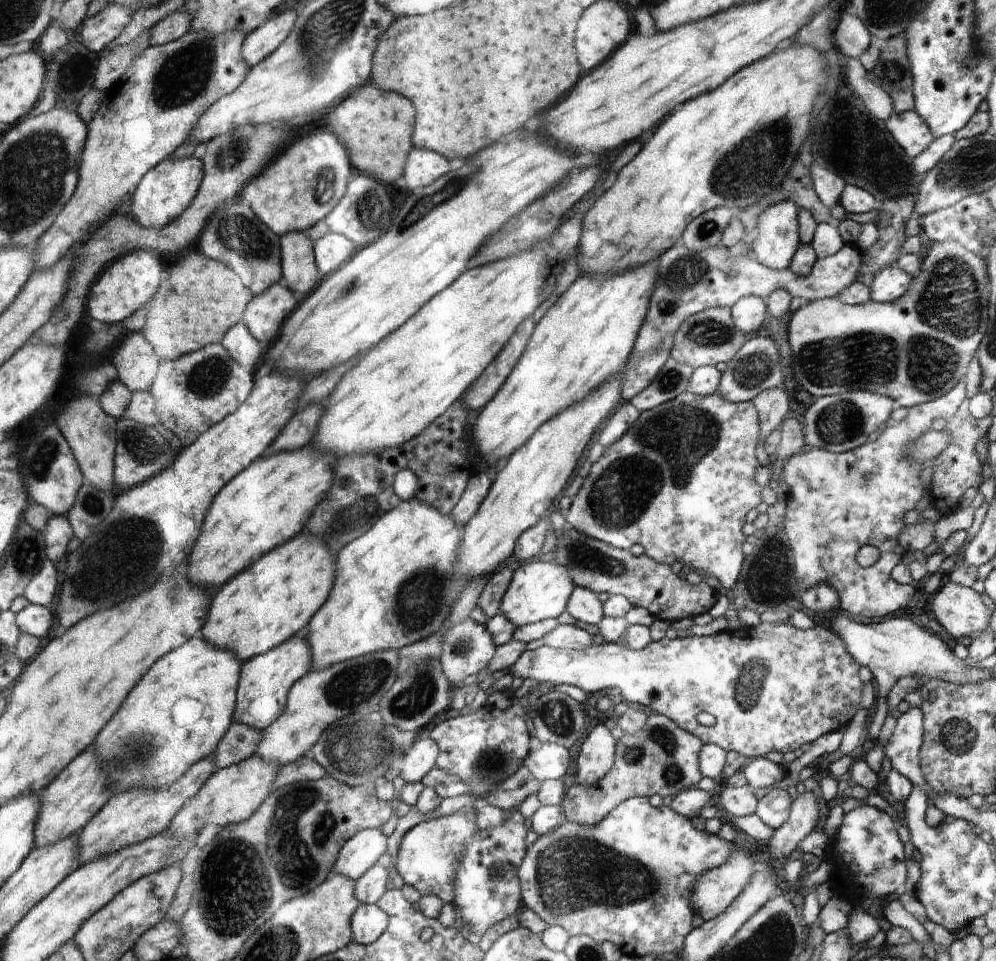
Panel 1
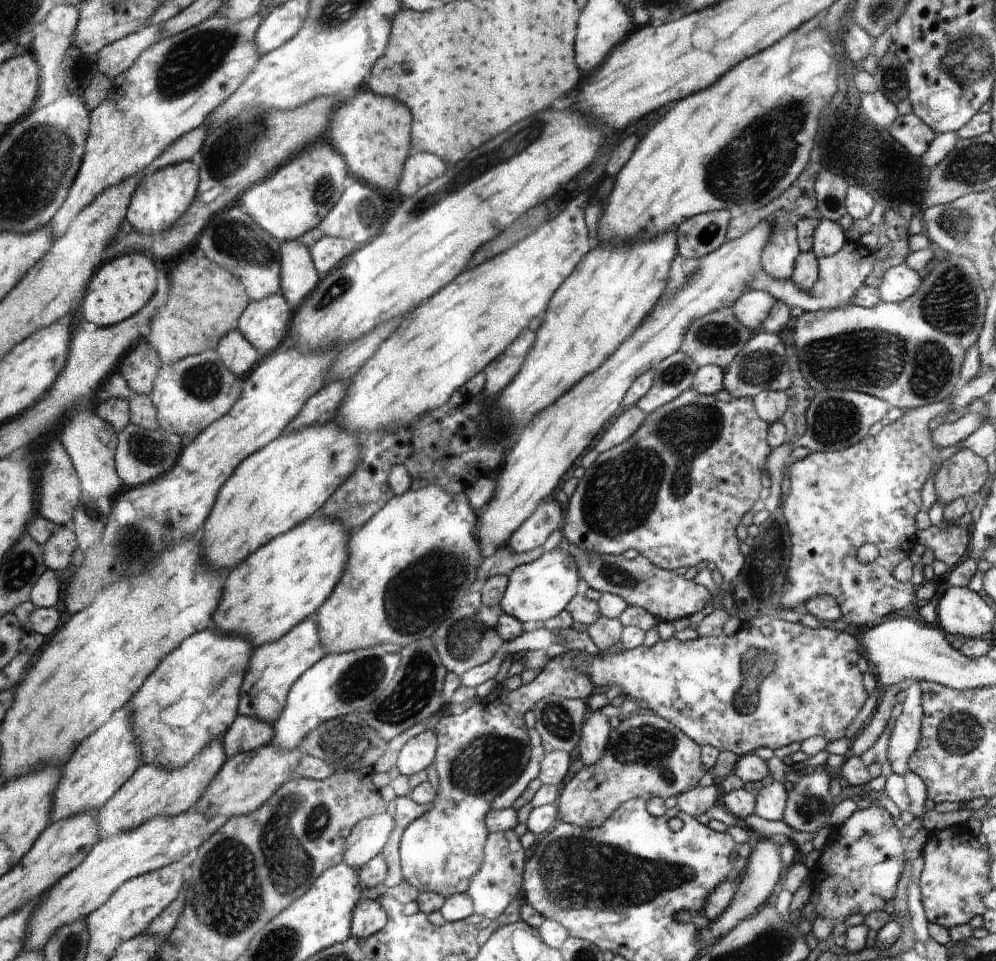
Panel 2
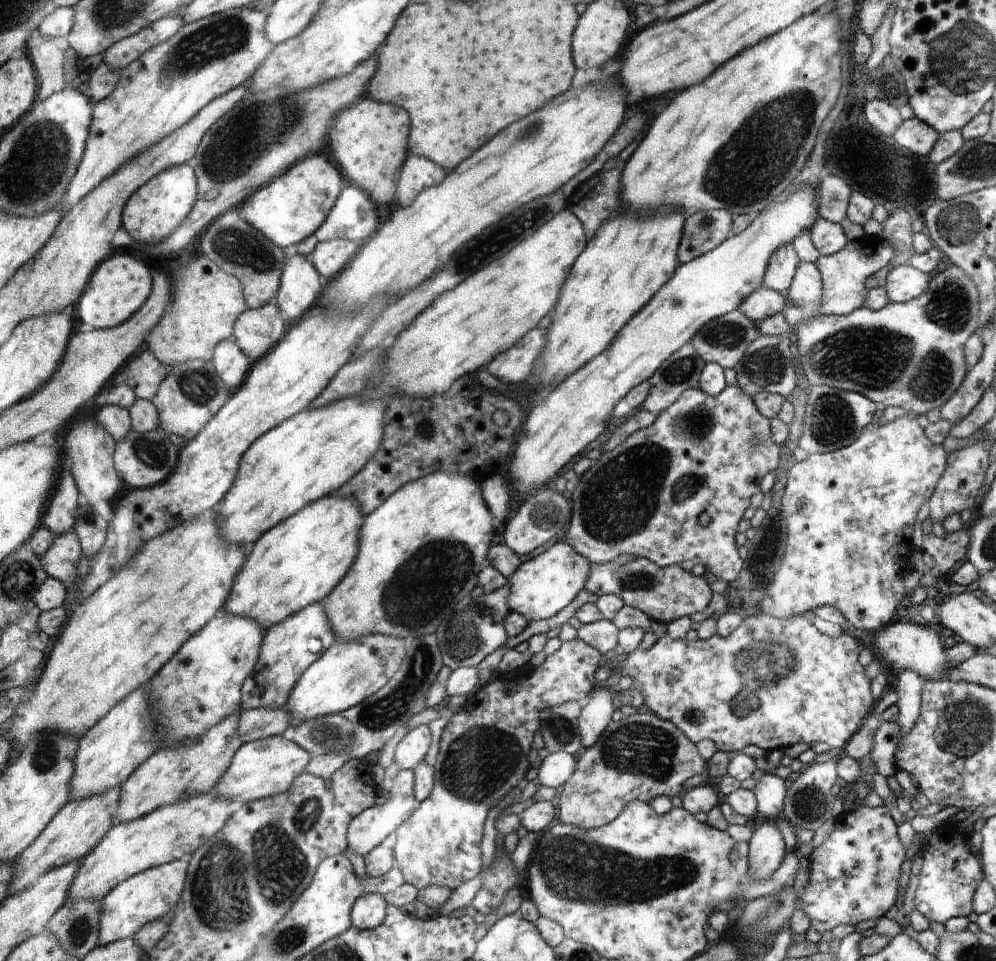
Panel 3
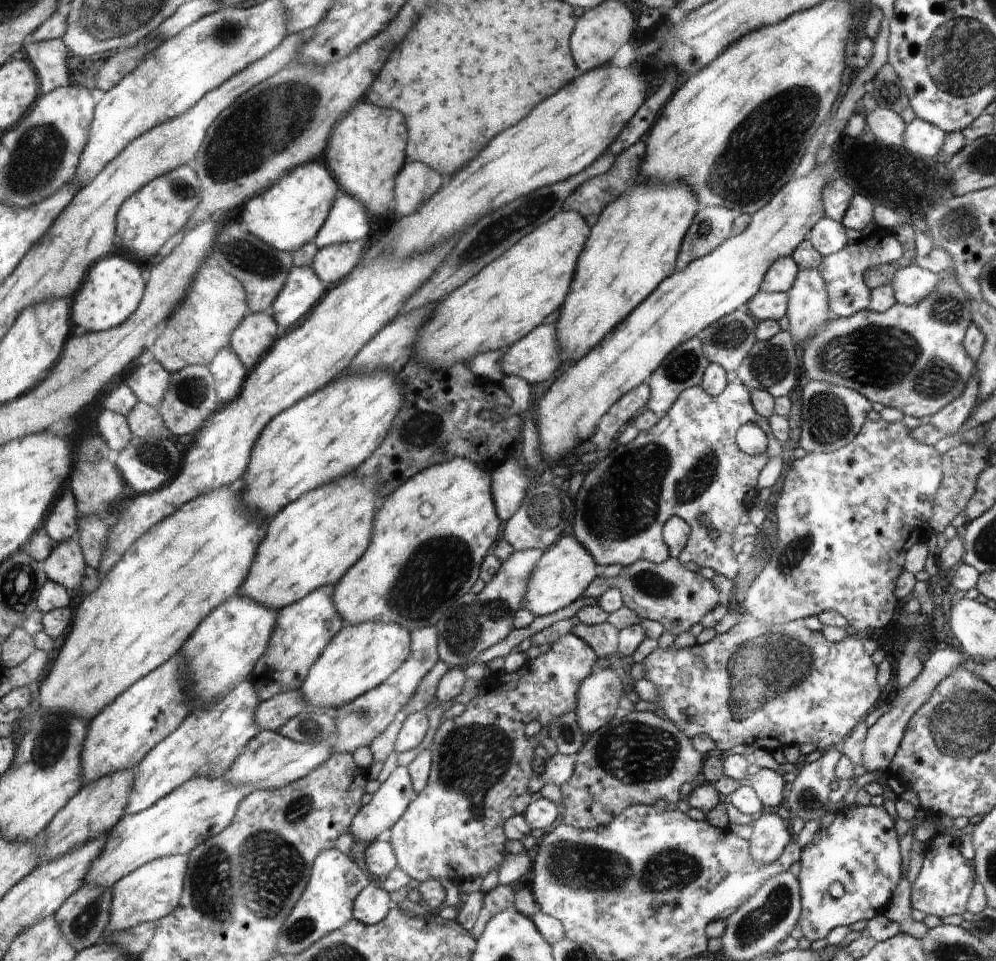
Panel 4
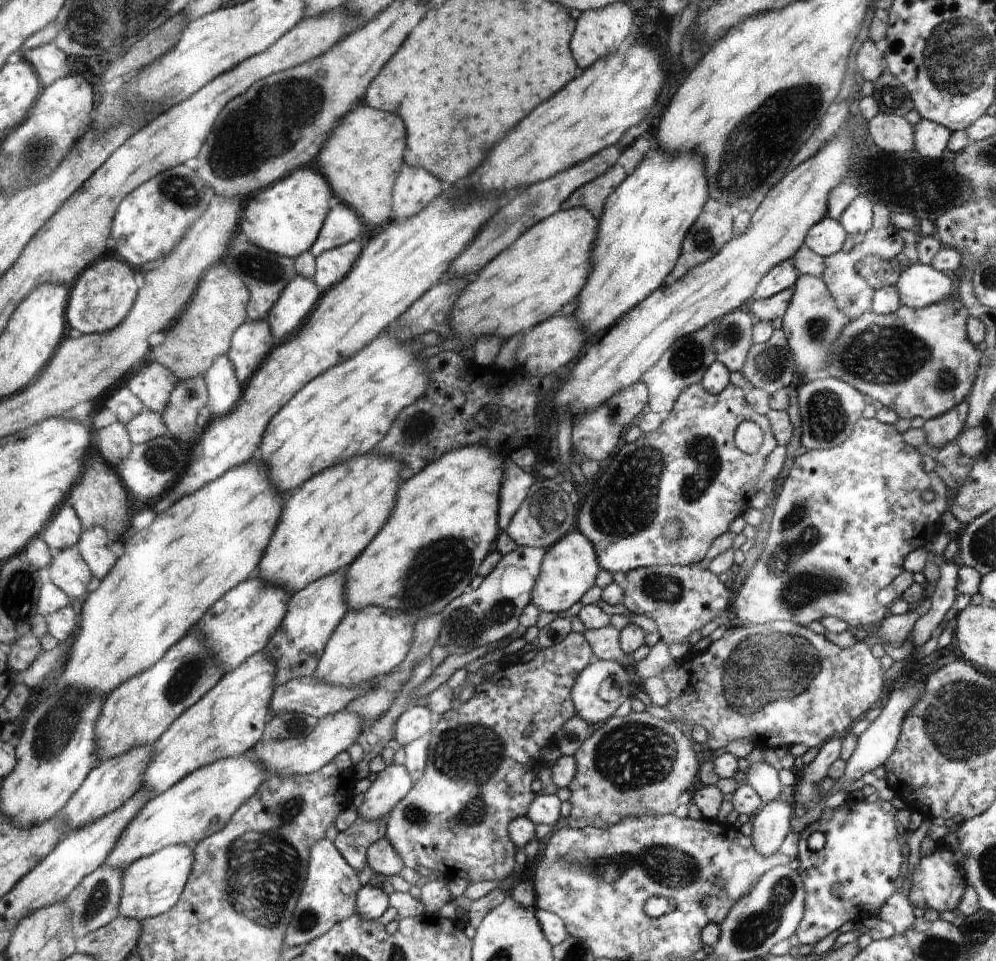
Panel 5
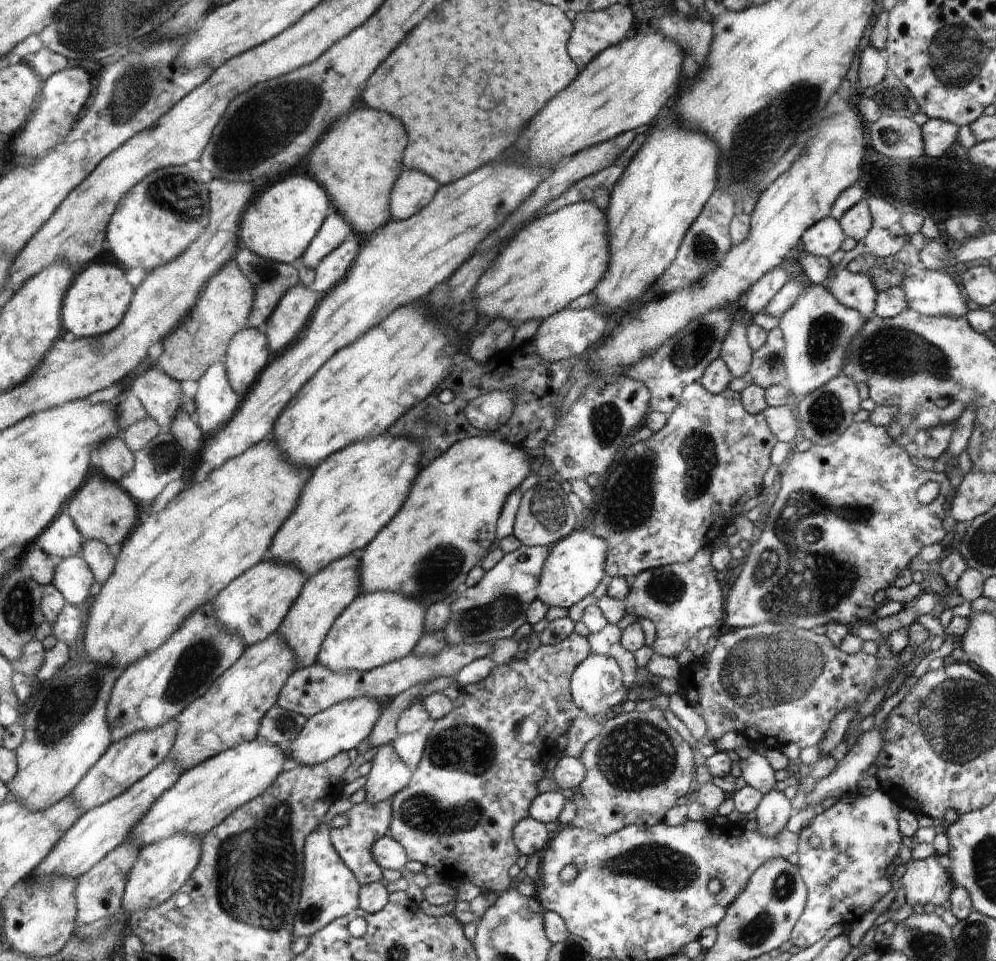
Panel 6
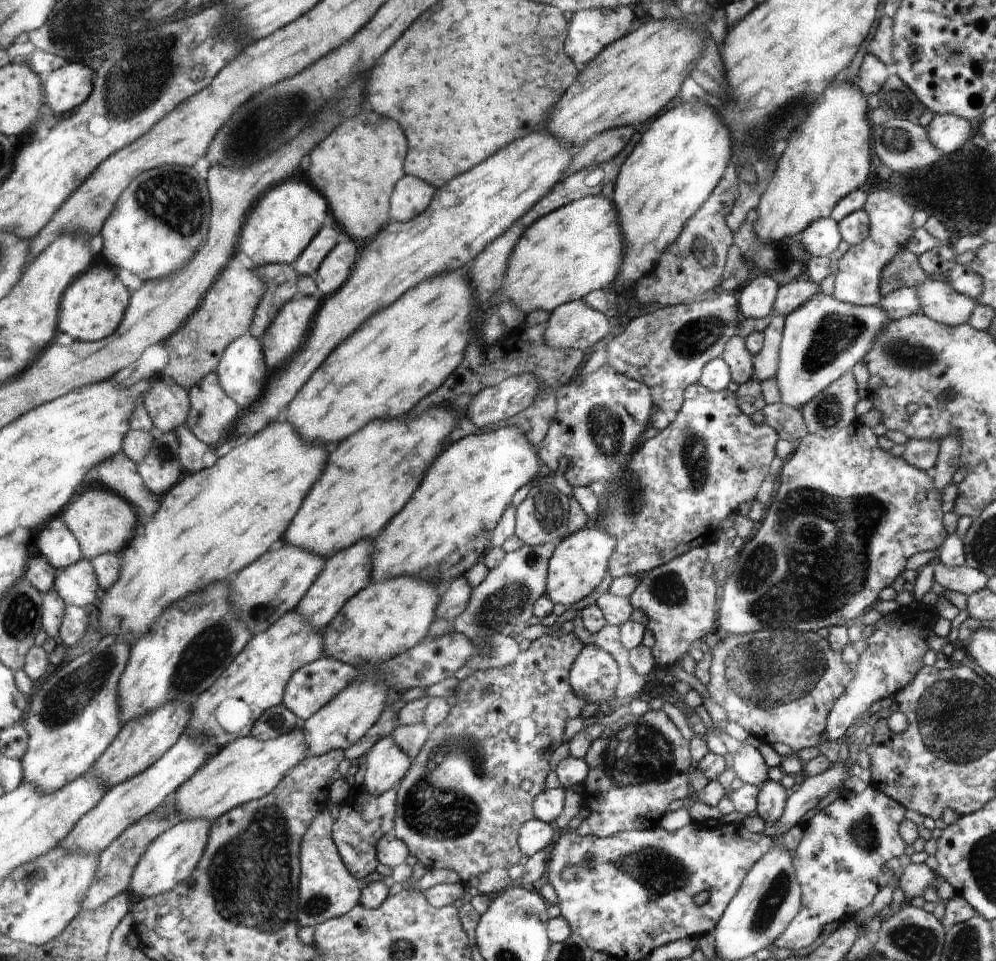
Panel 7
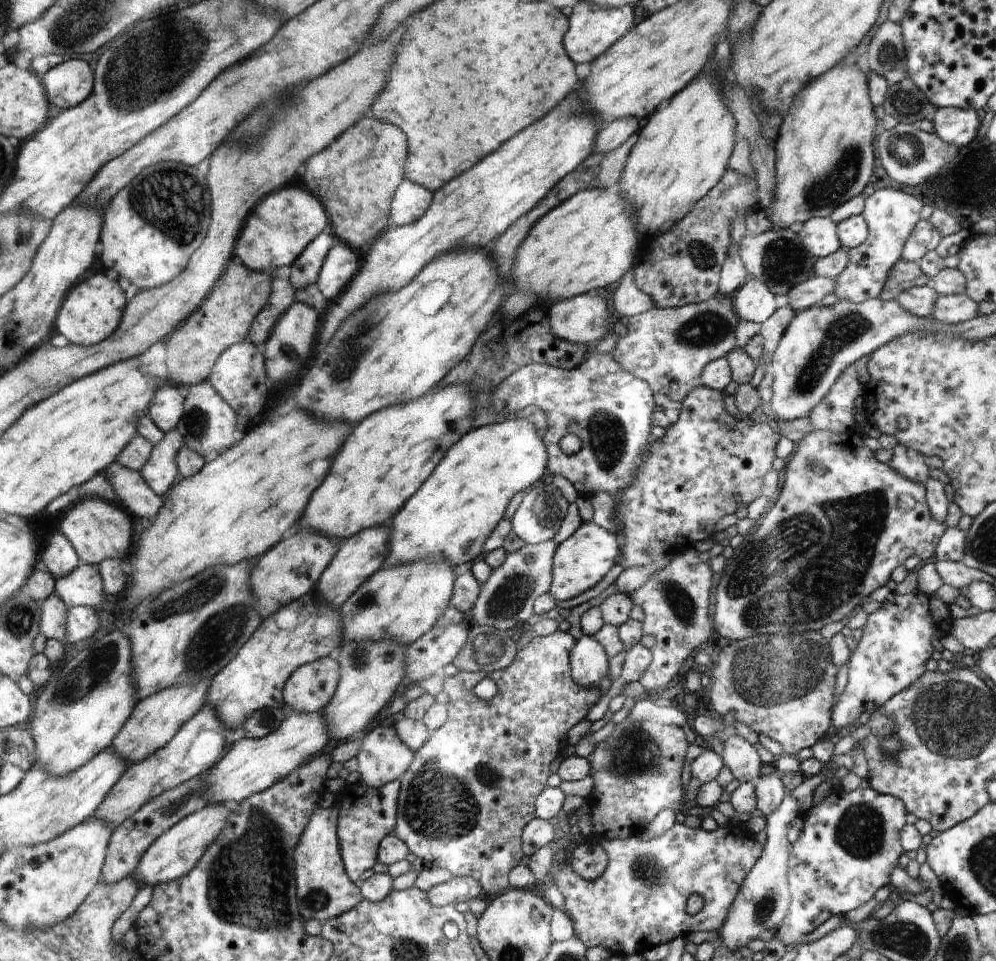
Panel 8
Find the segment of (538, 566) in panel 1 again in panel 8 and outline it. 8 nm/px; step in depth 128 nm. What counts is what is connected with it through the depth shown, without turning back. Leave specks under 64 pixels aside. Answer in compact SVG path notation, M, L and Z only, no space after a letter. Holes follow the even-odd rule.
M583 522L576 532L564 542L558 544L554 556L554 572L548 593L555 602L564 602L574 596L582 594L600 582L600 578L606 576L606 572L614 566L621 553L614 533L606 532L606 529L592 522Z

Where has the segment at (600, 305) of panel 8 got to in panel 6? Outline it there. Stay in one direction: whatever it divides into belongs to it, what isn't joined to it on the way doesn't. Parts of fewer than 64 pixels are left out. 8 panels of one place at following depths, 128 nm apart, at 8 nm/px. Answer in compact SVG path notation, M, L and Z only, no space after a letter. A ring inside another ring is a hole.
M559 310L551 317L541 321L536 334L530 340L536 354L548 363L569 359L570 356L580 356L590 344L594 344L605 332L607 322L595 310Z

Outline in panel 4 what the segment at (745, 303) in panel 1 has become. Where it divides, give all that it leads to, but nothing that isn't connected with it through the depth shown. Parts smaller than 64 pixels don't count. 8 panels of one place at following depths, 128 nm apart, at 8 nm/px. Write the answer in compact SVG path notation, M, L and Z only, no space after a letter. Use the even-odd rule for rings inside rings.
M761 290L746 304L744 309L757 321L779 321L787 315L788 304L790 300L787 293Z

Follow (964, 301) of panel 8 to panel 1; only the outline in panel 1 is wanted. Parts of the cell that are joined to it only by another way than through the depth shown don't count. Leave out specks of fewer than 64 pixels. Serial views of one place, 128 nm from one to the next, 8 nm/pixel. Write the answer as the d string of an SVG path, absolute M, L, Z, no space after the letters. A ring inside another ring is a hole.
M890 266L882 269L869 286L871 300L887 303L900 298L908 290L912 277L898 267Z

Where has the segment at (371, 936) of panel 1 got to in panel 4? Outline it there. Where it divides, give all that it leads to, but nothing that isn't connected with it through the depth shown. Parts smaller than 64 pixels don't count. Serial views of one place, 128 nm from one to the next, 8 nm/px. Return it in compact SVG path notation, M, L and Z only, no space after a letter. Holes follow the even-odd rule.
M366 886L355 902L355 920L364 925L378 924L392 908L389 893L376 886Z

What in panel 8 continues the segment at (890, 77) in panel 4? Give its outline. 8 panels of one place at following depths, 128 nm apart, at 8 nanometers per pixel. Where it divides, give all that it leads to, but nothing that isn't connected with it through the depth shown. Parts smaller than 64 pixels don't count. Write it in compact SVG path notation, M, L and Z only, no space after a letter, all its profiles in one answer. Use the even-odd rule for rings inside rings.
M908 77L889 85L881 105L899 123L910 124L928 118L928 114L937 109Z

